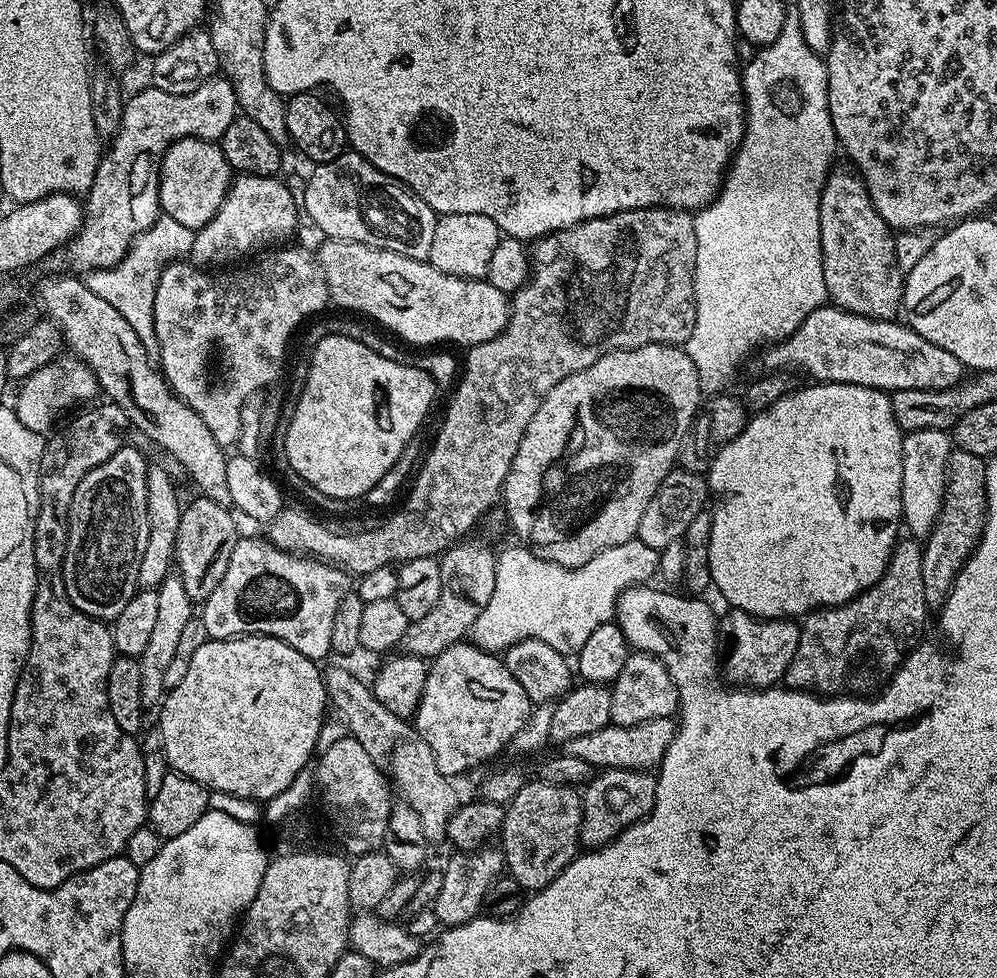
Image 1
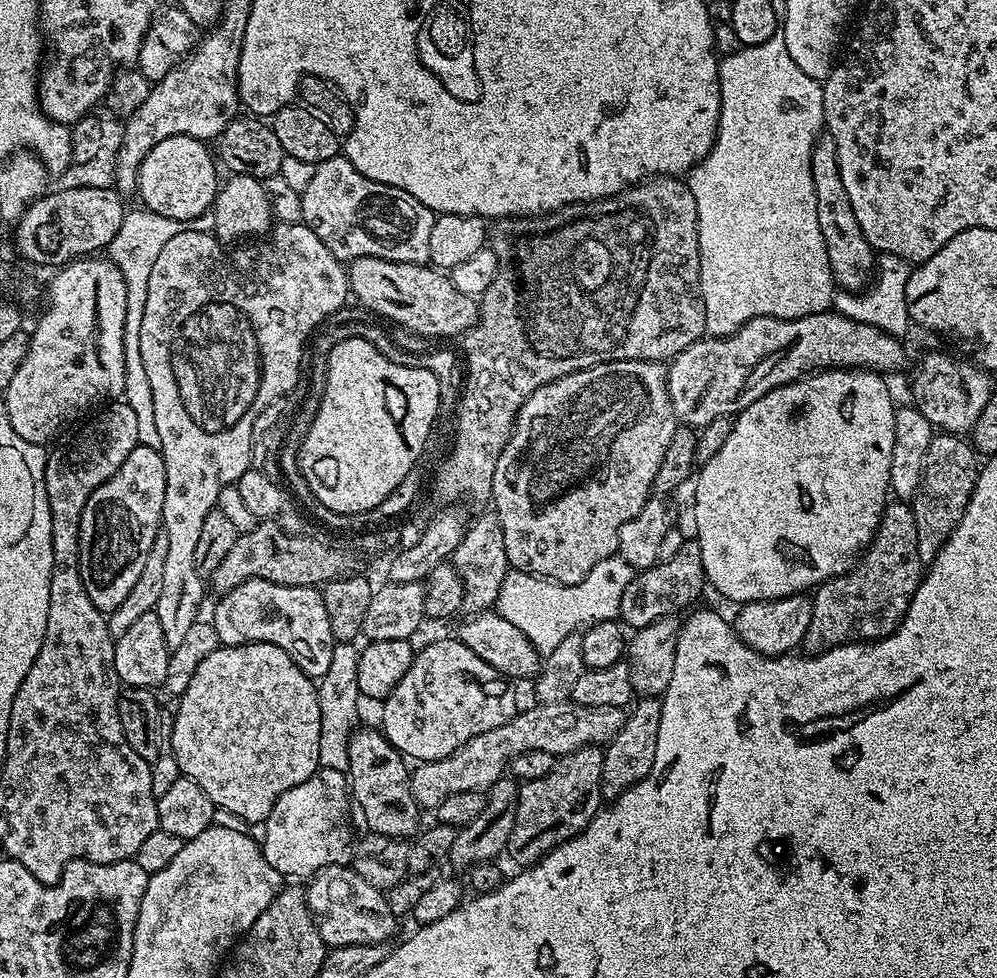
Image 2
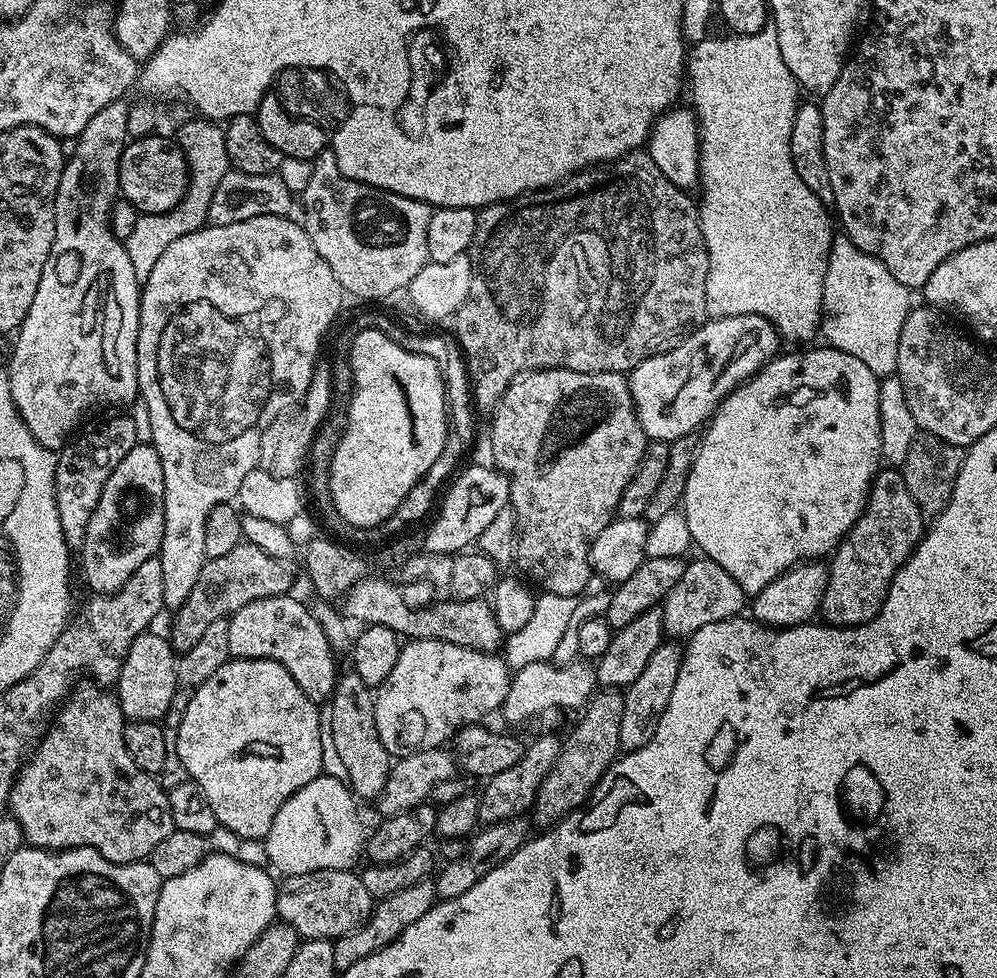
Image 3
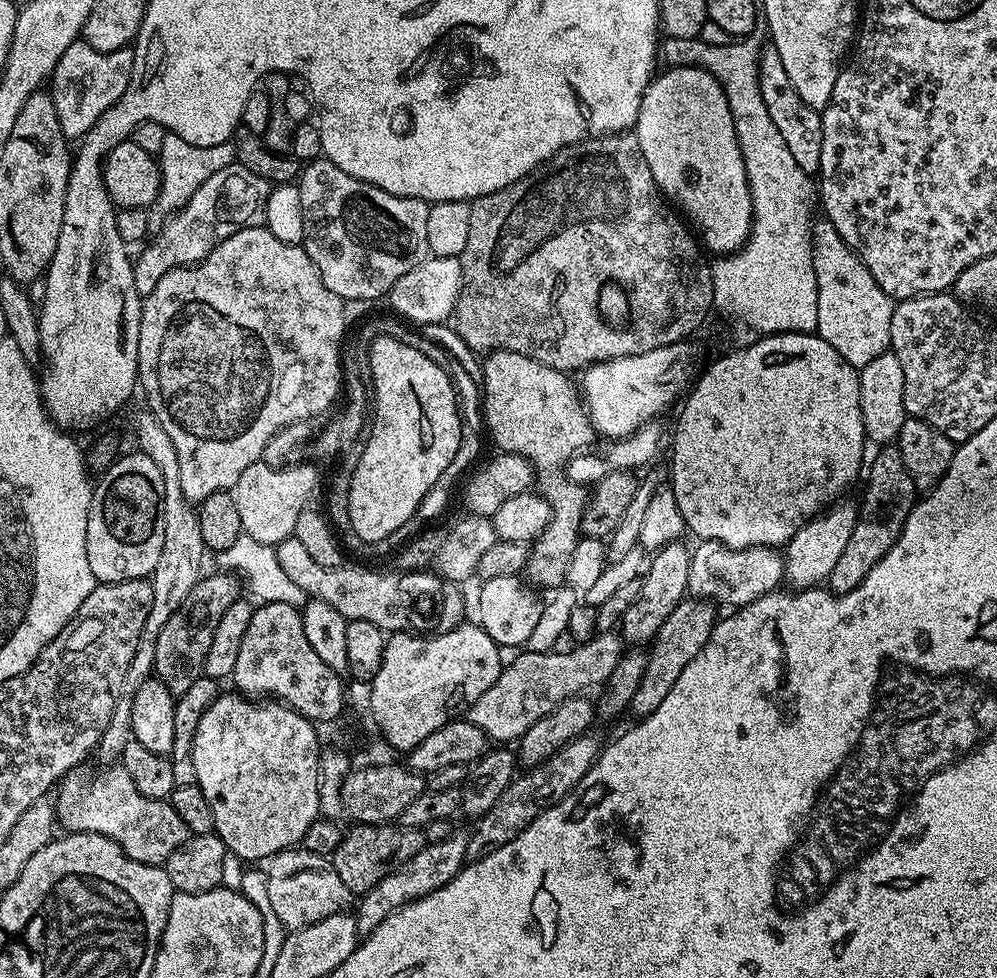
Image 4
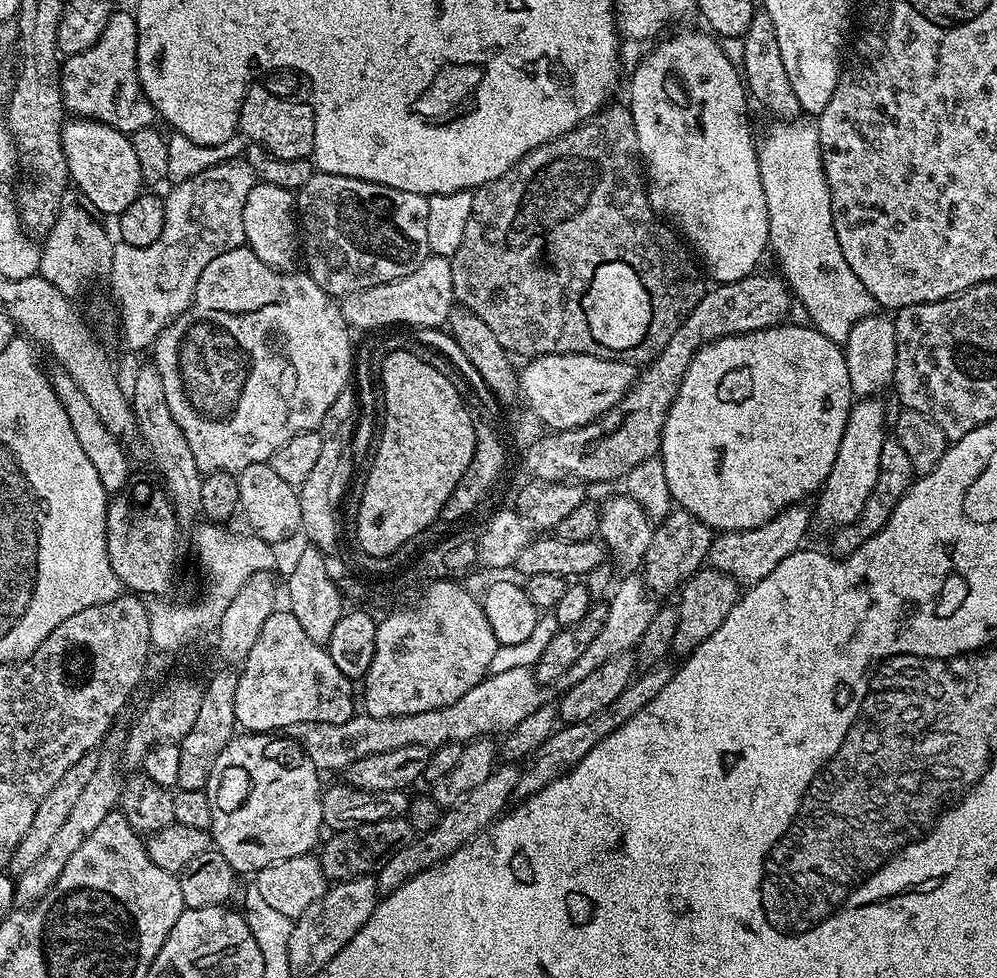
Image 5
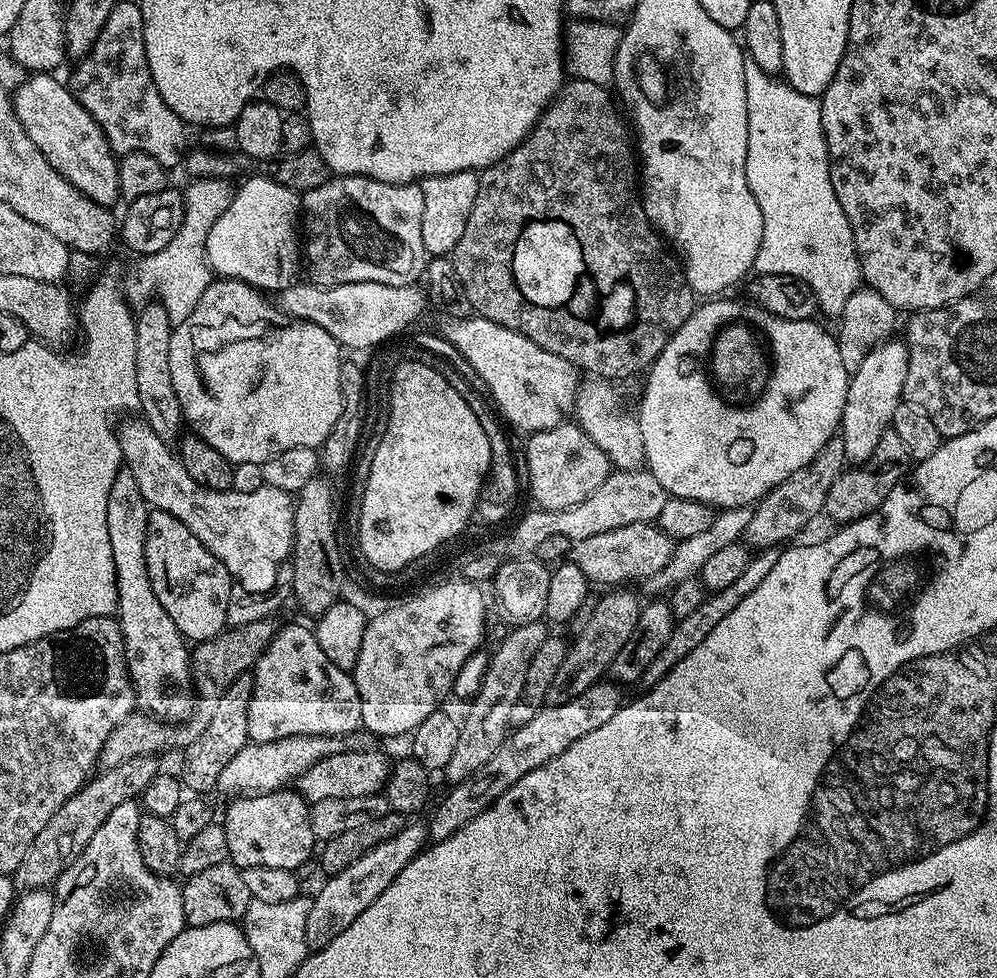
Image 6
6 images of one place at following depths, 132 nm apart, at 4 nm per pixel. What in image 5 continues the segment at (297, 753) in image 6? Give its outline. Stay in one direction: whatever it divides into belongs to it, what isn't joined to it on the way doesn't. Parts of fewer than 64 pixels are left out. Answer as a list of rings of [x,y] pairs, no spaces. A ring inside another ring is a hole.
[[[532,668],[502,670],[502,674],[490,674],[475,684],[458,702],[442,706],[438,710],[426,710],[418,714],[402,714],[378,718],[367,714],[353,714],[346,722],[298,722],[286,732],[306,750],[310,762],[325,773],[349,768],[358,758],[370,754],[382,754],[386,750],[402,750],[402,746],[422,746],[429,750],[451,742],[467,742],[491,737],[492,732],[506,734],[522,718],[534,714],[545,703],[545,689],[536,681]]]

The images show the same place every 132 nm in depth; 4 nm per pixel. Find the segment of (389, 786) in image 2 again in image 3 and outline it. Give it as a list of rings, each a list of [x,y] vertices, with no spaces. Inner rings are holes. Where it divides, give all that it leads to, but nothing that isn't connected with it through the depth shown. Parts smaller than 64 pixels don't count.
[[[345,670],[337,675],[336,689],[332,691],[330,703],[327,705],[328,711],[326,708],[335,749],[338,750],[339,757],[348,771],[346,783],[353,796],[361,801],[375,801],[379,797],[394,763],[393,757],[388,755],[386,746],[382,746],[382,738],[378,738],[378,726],[374,722],[375,701],[373,689],[368,688],[356,672]]]

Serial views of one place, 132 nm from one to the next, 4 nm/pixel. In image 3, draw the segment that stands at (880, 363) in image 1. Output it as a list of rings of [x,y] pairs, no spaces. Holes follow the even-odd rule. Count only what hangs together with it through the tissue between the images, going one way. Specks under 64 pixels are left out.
[[[756,314],[718,316],[705,320],[701,328],[693,330],[678,346],[654,358],[646,358],[628,376],[632,391],[632,401],[636,407],[636,417],[645,436],[652,442],[671,442],[691,436],[701,426],[707,425],[713,412],[738,385],[763,368],[773,356],[781,351],[782,337],[779,330],[766,318]]]

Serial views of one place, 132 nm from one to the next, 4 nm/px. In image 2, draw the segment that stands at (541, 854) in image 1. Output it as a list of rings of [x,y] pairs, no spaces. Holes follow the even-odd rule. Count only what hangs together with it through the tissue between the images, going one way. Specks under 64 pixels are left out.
[[[588,745],[559,757],[545,778],[525,781],[519,790],[514,827],[507,839],[507,856],[520,864],[519,867],[531,867],[539,863],[546,853],[577,836],[601,809],[604,800],[601,782],[603,765],[603,749]]]

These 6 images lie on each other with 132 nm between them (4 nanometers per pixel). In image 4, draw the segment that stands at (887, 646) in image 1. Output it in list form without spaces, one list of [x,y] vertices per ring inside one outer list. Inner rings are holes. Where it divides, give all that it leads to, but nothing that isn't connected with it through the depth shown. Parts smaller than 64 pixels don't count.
[[[895,443],[886,444],[883,445],[883,447],[881,447],[877,452],[880,453],[878,453],[877,456],[873,458],[873,460],[871,457],[870,463],[867,465],[866,468],[866,476],[868,472],[868,485],[866,485],[864,488],[864,501],[859,501],[858,504],[859,519],[857,519],[856,525],[854,526],[854,534],[850,534],[850,542],[846,546],[846,551],[842,553],[842,558],[838,558],[838,563],[834,565],[834,570],[832,571],[830,577],[831,591],[836,594],[843,594],[858,587],[858,585],[862,582],[862,578],[866,578],[866,574],[870,574],[870,570],[873,568],[873,566],[876,565],[878,561],[882,559],[885,554],[888,553],[888,551],[890,550],[890,546],[894,546],[896,544],[896,539],[898,539],[898,537],[900,536],[900,528],[904,525],[904,519],[908,517],[908,515],[910,514],[910,510],[916,504],[918,499],[918,489],[914,486],[914,482],[912,481],[912,479],[910,478],[910,474],[906,470],[906,466],[902,462],[899,447],[897,447]]]

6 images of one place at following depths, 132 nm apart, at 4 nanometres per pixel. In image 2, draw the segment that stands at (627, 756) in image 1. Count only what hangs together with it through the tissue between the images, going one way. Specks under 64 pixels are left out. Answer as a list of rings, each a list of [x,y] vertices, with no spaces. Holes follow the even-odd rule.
[[[571,702],[544,705],[517,711],[510,722],[470,738],[466,746],[454,750],[446,758],[426,760],[411,769],[412,793],[417,804],[424,810],[435,810],[446,798],[462,794],[462,790],[487,793],[509,771],[512,759],[526,750],[546,750],[553,758],[582,750],[588,745],[606,746],[624,725],[625,713],[618,706],[584,708]]]

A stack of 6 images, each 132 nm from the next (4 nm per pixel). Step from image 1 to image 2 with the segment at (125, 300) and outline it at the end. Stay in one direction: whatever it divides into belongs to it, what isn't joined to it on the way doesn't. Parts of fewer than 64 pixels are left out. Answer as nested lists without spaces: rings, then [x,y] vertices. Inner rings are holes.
[[[147,210],[140,212],[125,211],[122,226],[118,226],[118,234],[108,244],[107,259],[122,274],[126,282],[126,316],[124,322],[124,365],[126,366],[126,382],[124,383],[123,403],[134,410],[138,421],[138,438],[141,444],[151,448],[159,448],[158,426],[154,426],[154,394],[150,394],[150,381],[146,375],[146,366],[142,366],[142,350],[140,349],[140,331],[142,330],[142,310],[146,310],[146,290],[150,290],[150,269],[154,267],[154,258],[162,251],[162,246],[174,238],[174,234],[185,232],[212,232],[214,218],[211,211],[203,212],[193,220],[175,220],[162,214],[154,214]]]

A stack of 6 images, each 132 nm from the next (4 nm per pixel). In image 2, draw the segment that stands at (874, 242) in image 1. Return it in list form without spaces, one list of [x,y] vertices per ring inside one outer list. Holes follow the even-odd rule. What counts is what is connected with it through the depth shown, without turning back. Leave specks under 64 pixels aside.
[[[827,134],[817,136],[810,154],[810,174],[814,178],[814,194],[818,198],[818,226],[826,242],[826,254],[830,258],[833,281],[845,292],[863,293],[873,279],[878,256],[870,246],[870,242],[866,242],[866,234],[862,234],[862,226],[858,226],[858,218],[854,218],[854,206],[850,206],[846,186],[842,184],[842,174],[838,166],[838,146],[833,136]]]

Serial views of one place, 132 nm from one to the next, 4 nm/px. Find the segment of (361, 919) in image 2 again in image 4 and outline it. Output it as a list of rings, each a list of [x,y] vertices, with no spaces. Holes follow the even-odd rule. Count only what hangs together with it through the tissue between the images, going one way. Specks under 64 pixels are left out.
[[[307,850],[279,852],[277,856],[271,857],[266,871],[265,884],[270,903],[288,930],[322,922],[322,918],[343,912],[349,907],[348,903],[353,903],[354,893],[348,889],[346,882],[342,882],[342,878],[338,878],[331,863],[326,862],[325,857],[318,853]]]

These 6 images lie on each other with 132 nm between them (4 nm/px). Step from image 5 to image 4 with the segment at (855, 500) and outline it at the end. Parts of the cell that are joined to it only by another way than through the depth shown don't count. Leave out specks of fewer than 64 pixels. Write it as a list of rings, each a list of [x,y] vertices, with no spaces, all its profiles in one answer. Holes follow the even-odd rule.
[[[837,499],[829,503],[819,514],[805,520],[804,525],[788,539],[783,549],[784,580],[792,590],[814,588],[823,585],[831,577],[834,565],[850,542],[850,534],[854,534],[854,526],[858,519],[858,508],[855,503]]]

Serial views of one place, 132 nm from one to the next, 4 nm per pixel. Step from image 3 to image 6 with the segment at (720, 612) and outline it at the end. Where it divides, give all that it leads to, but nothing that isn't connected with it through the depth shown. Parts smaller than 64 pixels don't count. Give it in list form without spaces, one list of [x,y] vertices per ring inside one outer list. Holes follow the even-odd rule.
[[[834,438],[810,463],[802,466],[802,470],[798,470],[793,476],[786,478],[755,505],[750,518],[750,526],[746,526],[743,539],[756,550],[784,546],[795,541],[797,539],[795,536],[816,515],[819,517],[823,513],[826,494],[830,494],[830,486],[834,486],[834,478],[839,476],[845,467],[844,444],[838,438]]]

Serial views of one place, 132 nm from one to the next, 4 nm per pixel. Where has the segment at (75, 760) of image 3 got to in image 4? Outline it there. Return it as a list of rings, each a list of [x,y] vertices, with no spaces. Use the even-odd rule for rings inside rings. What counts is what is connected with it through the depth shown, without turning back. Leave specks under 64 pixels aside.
[[[108,766],[91,780],[83,770],[73,770],[54,792],[56,818],[68,832],[93,832],[113,840],[131,860],[162,866],[182,842],[189,838],[188,827],[168,800],[146,798],[122,766]]]

